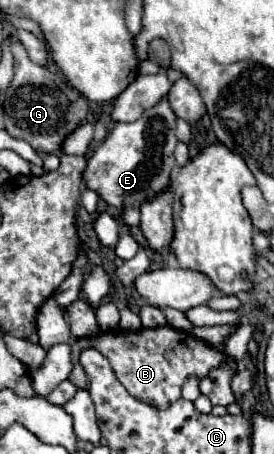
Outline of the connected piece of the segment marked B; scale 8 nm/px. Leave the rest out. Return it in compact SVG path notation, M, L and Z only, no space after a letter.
M170 325L154 327L154 329L142 327L138 331L124 331L124 329L100 331L96 337L82 337L72 343L74 369L72 369L72 379L68 381L76 385L76 389L88 389L88 377L78 363L78 355L86 347L96 347L100 353L104 353L110 359L116 377L132 397L158 409L166 409L168 405L180 399L182 385L188 377L204 379L212 369L220 367L226 359L222 351L216 351L212 345L204 343L192 333L174 329Z

